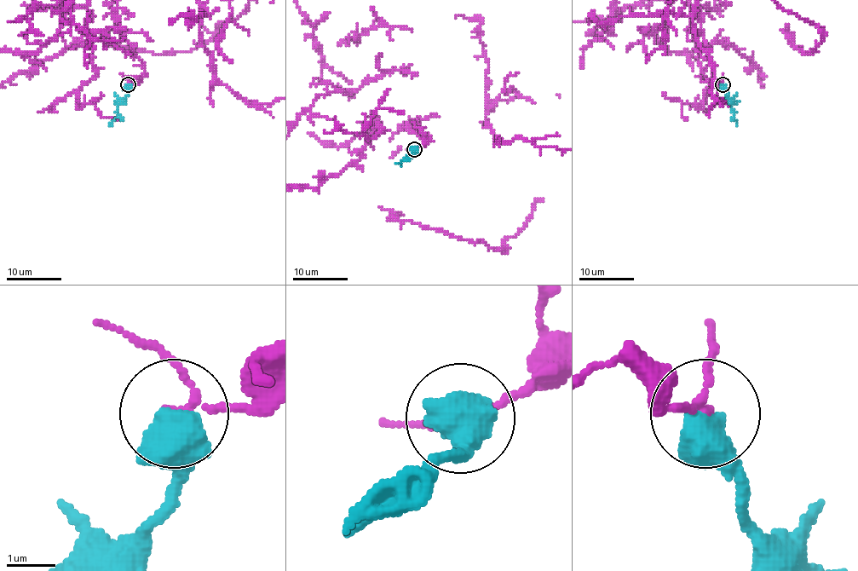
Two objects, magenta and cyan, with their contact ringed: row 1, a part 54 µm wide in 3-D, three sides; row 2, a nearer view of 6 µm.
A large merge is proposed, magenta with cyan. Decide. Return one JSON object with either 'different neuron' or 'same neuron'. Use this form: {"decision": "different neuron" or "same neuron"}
{"decision": "different neuron"}

